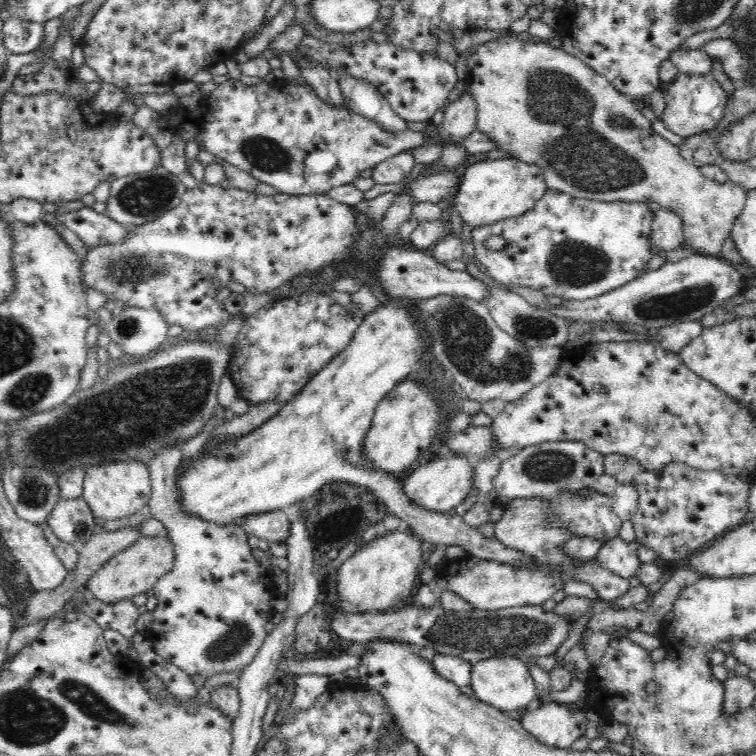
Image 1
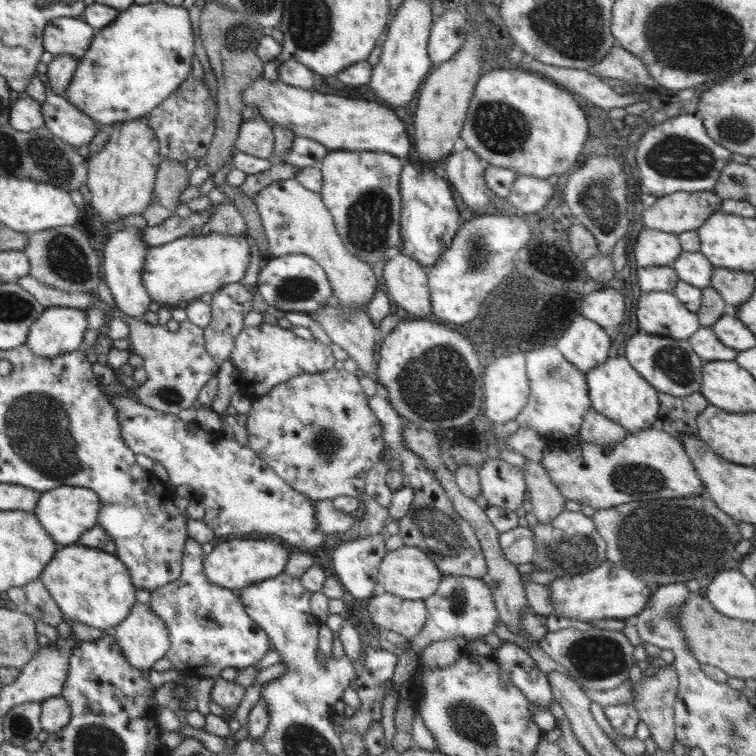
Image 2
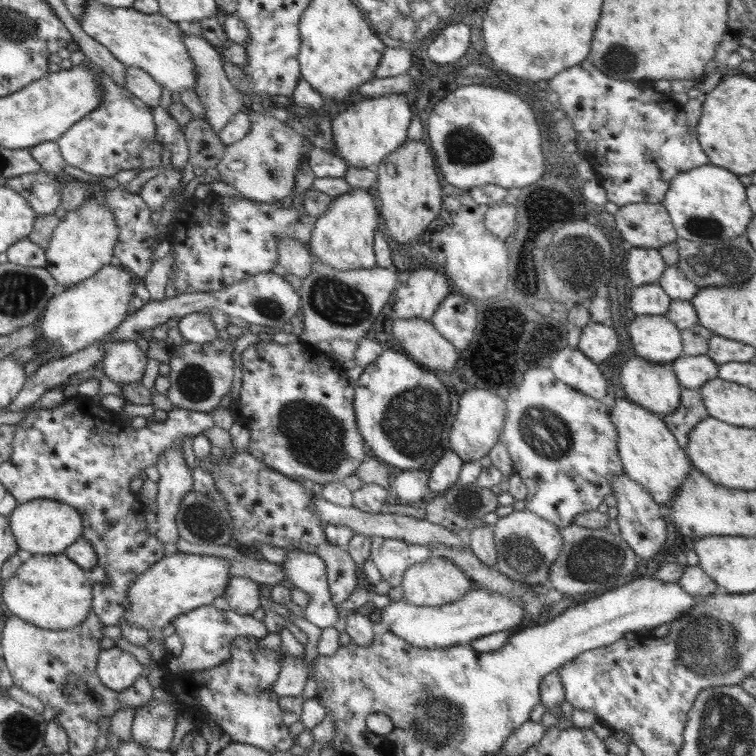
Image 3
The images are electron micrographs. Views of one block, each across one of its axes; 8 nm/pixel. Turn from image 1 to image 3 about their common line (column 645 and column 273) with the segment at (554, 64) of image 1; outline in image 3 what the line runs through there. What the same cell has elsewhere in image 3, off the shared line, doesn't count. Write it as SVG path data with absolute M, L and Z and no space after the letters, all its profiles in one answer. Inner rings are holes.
M248 105L246 111L249 114L250 131L242 140L235 142L233 145L227 145L226 152L220 162L215 167L220 175L219 182L226 183L234 190L240 192L242 196L258 203L276 203L282 198L293 193L296 185L297 173L301 170L301 165L304 160L308 159L309 152L312 150L313 144L302 135L301 130L289 123L280 122L276 118L272 118L267 114L266 106Z

